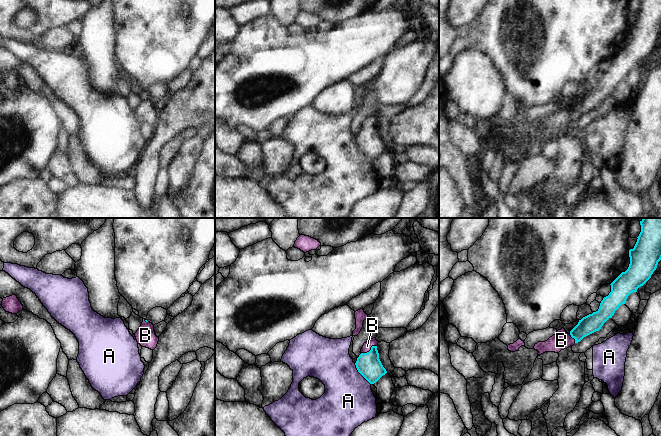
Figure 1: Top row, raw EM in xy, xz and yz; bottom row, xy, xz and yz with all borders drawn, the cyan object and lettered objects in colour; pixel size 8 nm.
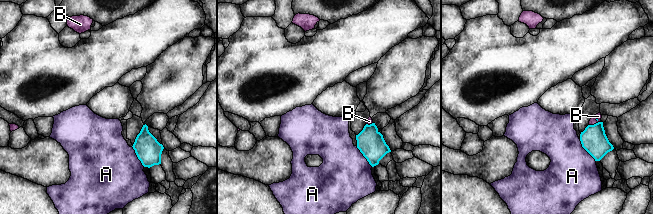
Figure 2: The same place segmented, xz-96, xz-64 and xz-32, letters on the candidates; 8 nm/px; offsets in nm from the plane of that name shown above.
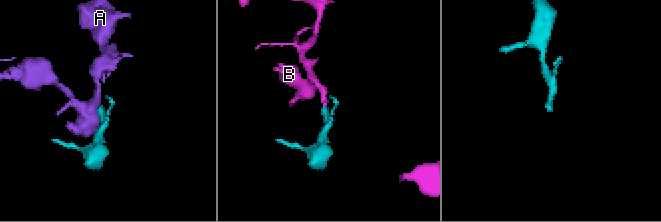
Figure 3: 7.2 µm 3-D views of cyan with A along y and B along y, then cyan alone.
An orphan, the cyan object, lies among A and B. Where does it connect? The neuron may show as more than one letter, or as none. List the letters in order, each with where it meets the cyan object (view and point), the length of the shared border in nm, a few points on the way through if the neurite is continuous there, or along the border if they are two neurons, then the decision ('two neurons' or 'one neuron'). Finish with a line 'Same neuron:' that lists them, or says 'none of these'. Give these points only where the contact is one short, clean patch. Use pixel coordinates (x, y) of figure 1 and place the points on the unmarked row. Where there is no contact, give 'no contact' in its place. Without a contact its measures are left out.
A: meets cyan in xz at (360, 149); contact 220 nm long; border along xz (354, 139), (357, 147), (370, 160); two neurons
B: meets cyan in xz at (370, 126); contact 140 nm long; runs through xz (368, 140), (370, 126), (367, 122); one neuron
Same neuron: B

